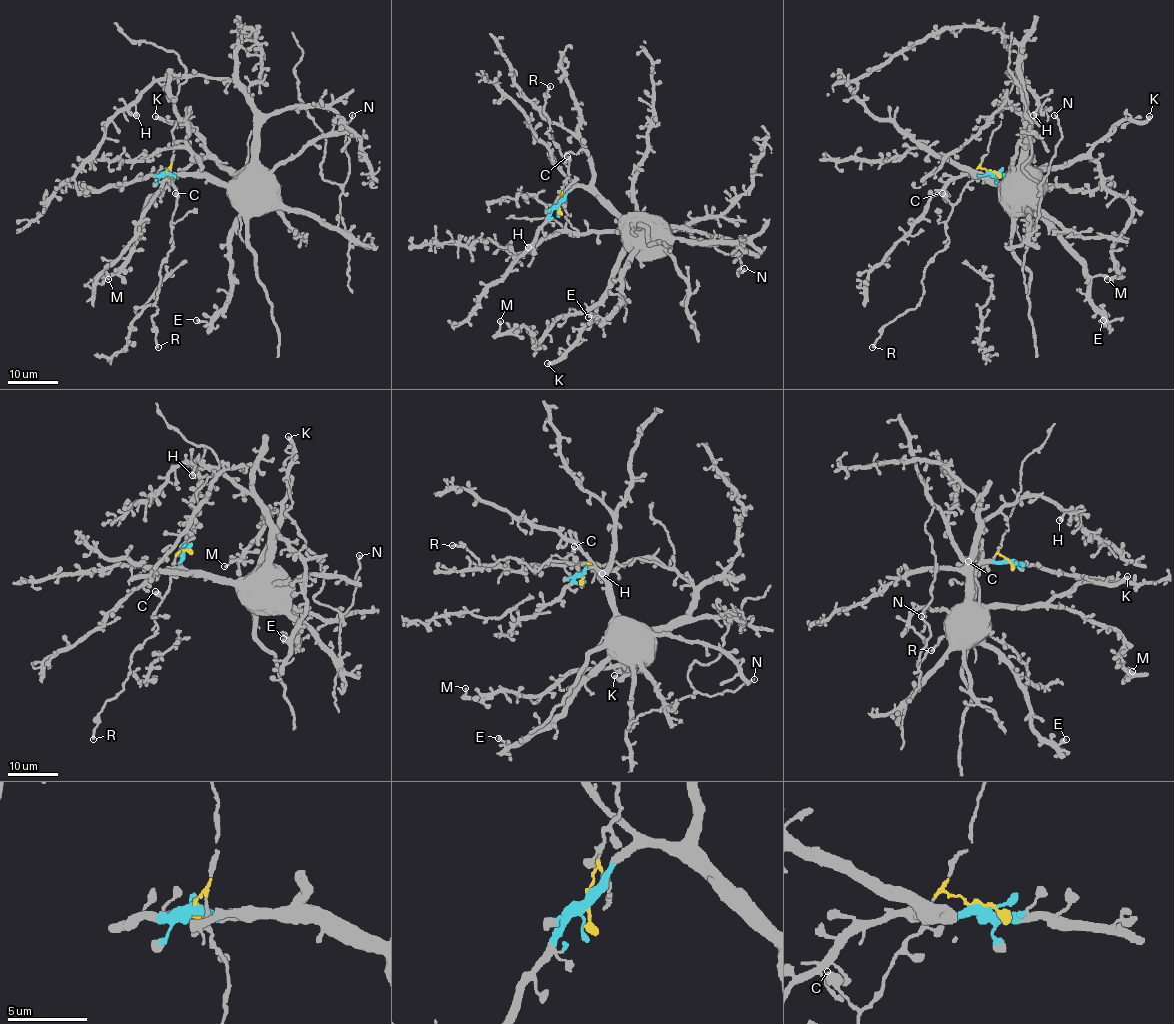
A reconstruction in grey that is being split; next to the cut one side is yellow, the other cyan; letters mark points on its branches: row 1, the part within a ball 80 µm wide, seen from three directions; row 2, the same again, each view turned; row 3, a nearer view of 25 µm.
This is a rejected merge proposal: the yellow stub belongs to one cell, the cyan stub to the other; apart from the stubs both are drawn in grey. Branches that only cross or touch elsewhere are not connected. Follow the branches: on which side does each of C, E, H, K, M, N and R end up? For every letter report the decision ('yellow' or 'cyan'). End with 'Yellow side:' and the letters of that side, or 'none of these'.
C: yellow
E: cyan
H: cyan
K: cyan
M: cyan
N: cyan
R: yellow
Yellow side: C, R

